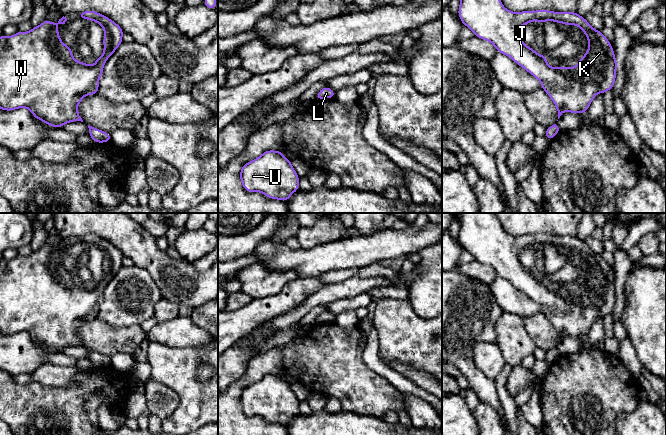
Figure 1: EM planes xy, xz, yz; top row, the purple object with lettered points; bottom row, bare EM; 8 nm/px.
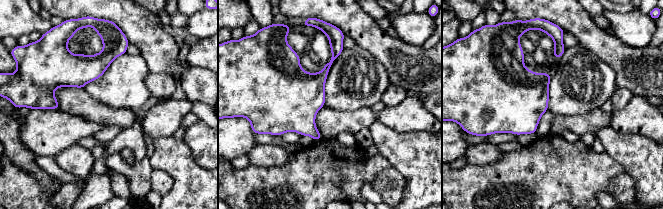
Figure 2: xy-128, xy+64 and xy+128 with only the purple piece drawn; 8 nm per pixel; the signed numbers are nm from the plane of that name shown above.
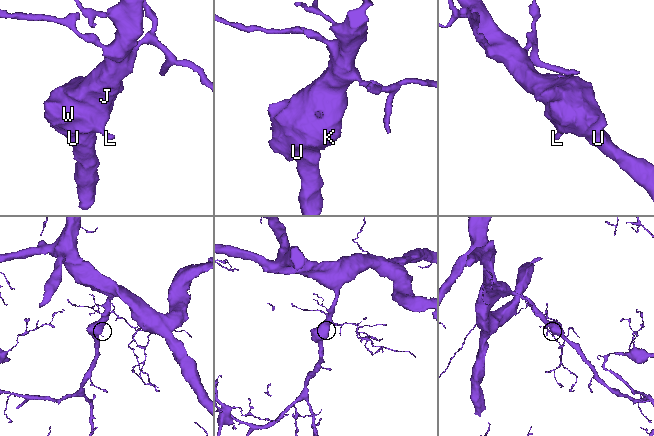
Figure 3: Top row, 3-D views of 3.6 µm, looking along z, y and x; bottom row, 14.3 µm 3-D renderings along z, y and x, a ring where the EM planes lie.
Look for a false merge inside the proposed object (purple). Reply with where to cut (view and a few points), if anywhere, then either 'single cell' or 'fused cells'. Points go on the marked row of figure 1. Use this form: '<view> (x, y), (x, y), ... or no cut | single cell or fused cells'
no cut | single cell

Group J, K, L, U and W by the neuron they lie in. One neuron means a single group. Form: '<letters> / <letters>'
J K L U W

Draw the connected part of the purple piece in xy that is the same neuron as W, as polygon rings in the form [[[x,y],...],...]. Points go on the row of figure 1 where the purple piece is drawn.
[[[93,10],[79,13],[78,18],[95,21],[104,30],[103,54],[96,58],[94,65],[77,61],[72,49],[61,41],[57,25],[70,21],[66,14],[62,14],[57,23],[46,19],[28,32],[18,31],[12,36],[0,36],[0,110],[29,109],[35,119],[51,127],[83,122],[78,105],[86,95],[98,93],[104,65],[123,42],[124,31],[116,22]]]

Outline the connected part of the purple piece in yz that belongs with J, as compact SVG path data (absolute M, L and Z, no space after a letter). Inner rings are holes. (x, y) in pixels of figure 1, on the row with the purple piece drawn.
M460 0L458 16L463 25L468 27L475 36L491 42L497 52L510 57L541 82L542 89L549 95L557 108L558 119L564 112L585 114L598 93L605 94L614 86L618 62L615 59L612 45L601 31L594 29L577 12L550 10L513 12L506 9L501 0ZM532 21L538 21L540 24L545 21L553 21L563 23L567 27L575 25L581 28L588 39L589 46L589 49L584 52L584 58L578 59L576 67L550 67L547 64L547 57L527 46L519 36L520 27L528 25Z

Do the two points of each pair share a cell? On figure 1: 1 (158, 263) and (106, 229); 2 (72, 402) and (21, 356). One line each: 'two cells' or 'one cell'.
1: one cell
2: two cells

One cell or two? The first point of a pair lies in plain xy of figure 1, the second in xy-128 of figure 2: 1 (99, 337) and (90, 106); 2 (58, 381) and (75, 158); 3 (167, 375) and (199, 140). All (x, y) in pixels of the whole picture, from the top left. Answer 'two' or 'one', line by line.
1: one
2: one
3: two

